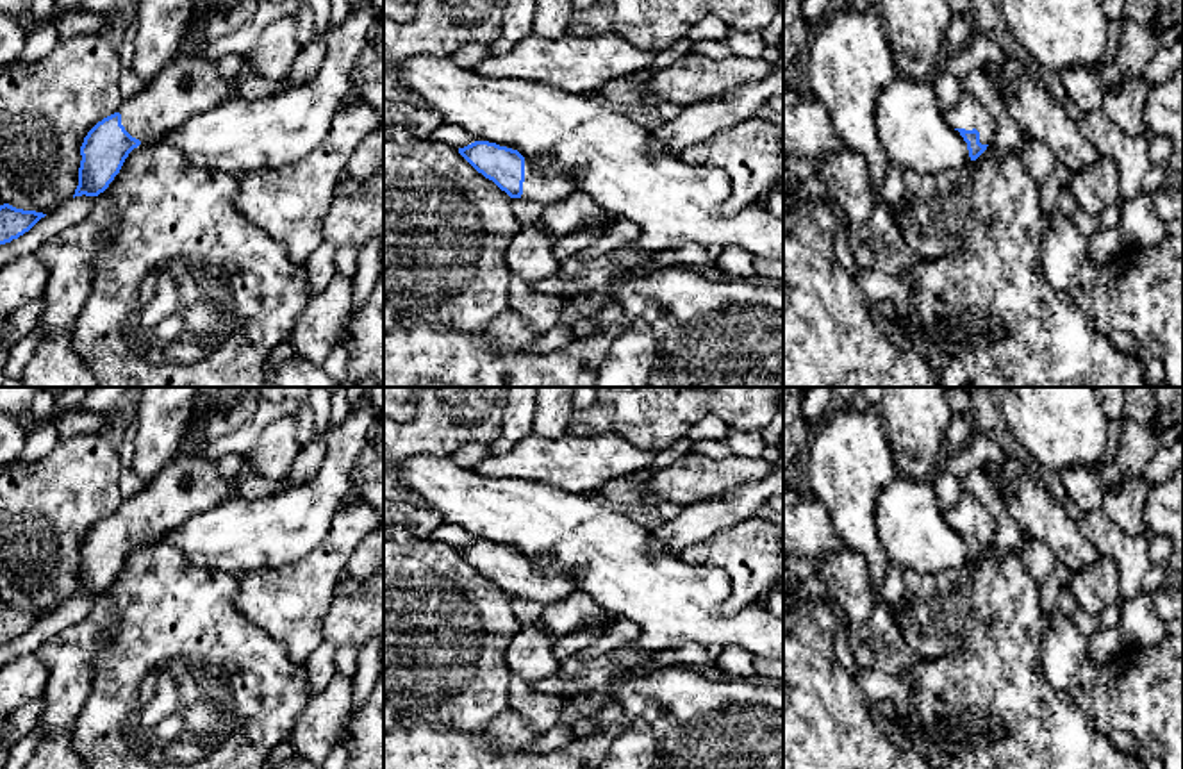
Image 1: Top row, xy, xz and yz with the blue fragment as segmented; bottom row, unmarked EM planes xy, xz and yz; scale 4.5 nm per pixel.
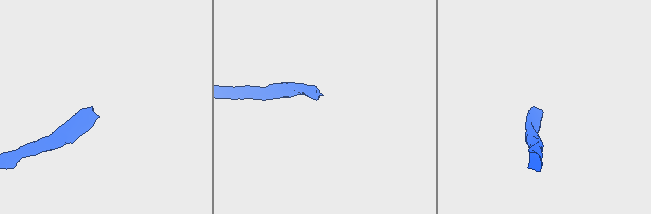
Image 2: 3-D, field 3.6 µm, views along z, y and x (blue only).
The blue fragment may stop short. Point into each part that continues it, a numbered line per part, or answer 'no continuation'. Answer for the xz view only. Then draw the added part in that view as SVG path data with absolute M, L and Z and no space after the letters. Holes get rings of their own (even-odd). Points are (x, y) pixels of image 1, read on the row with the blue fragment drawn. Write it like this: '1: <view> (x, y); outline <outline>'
1: xz (545, 186); outline M525 157L523 200L534 200L542 205L558 205L576 191L576 186L576 175L544 170L534 159Z

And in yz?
1: yz (967, 113); outline M964 95L953 109L944 112L944 118L953 128L976 128L981 145L990 145L994 137L996 123L990 112L971 95Z

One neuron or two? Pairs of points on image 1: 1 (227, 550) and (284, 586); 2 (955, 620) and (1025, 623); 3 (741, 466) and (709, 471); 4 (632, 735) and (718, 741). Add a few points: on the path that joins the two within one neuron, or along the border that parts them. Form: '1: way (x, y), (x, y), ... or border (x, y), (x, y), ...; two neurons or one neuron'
1: border (300, 559), (236, 577); two neurons
2: border (971, 580), (973, 628), (967, 639), (948, 655); two neurons
3: way (734, 471), (716, 471); one neuron
4: border (646, 721), (655, 737), (657, 750); two neurons

